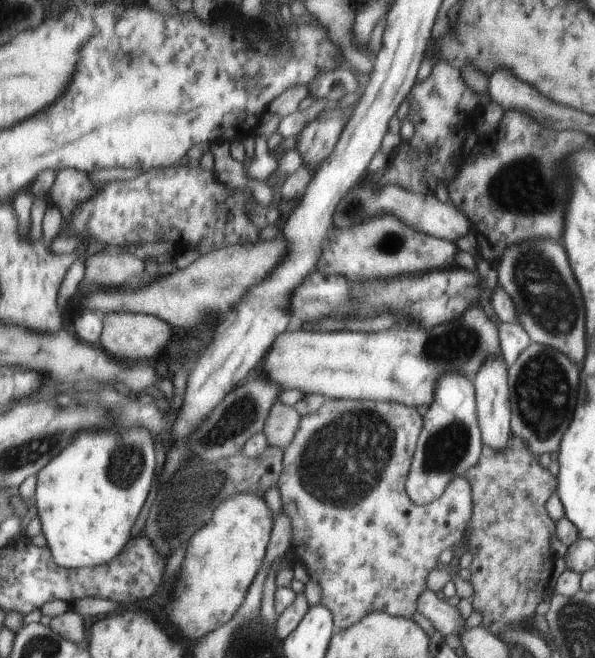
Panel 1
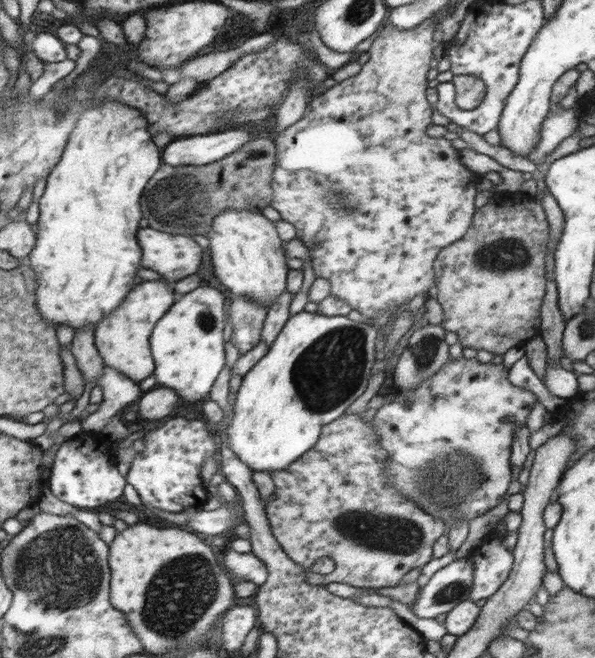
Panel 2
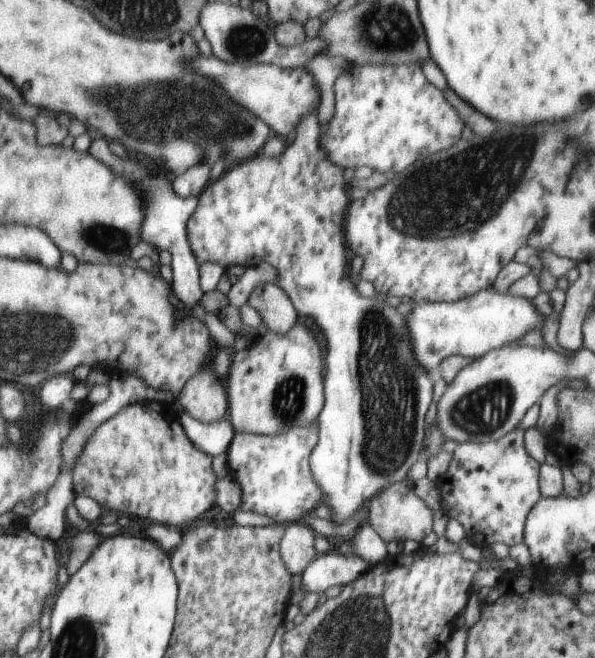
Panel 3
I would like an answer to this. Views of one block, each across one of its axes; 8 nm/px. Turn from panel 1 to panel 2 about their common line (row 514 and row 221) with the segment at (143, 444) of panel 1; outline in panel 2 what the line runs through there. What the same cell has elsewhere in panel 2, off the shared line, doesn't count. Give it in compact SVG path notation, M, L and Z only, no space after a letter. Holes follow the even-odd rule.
M106 100L106 102L102 102L94 110L88 110L82 116L82 120L78 122L78 128L75 128L71 134L70 144L68 144L62 160L49 176L45 195L40 200L40 219L38 221L39 230L37 233L39 237L37 245L31 252L31 257L27 262L38 273L39 289L37 297L39 309L46 322L55 324L57 327L61 324L66 324L72 326L75 330L80 330L84 327L92 327L95 330L95 326L102 319L106 318L107 314L110 314L124 300L128 292L134 288L134 285L136 285L134 278L137 276L137 270L142 267L141 264L144 262L144 250L137 240L137 232L139 231L138 220L142 218L142 209L140 208L139 200L142 192L144 192L144 187L148 184L150 178L154 176L159 166L160 150L152 142L152 136L148 132L148 122L146 122L146 118L138 110L128 108L128 106L118 101L112 102L112 100Z

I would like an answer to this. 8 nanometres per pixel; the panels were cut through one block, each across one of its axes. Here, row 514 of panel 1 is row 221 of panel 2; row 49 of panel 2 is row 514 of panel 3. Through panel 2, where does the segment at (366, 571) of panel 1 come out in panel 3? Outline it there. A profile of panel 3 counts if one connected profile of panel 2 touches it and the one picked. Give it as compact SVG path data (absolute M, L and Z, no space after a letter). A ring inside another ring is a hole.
M406 481L394 482L393 485L381 490L367 508L369 510L367 520L385 543L393 540L412 540L412 542L422 543L422 540L432 532L432 524L434 524L433 510L430 510L414 494L412 484Z

